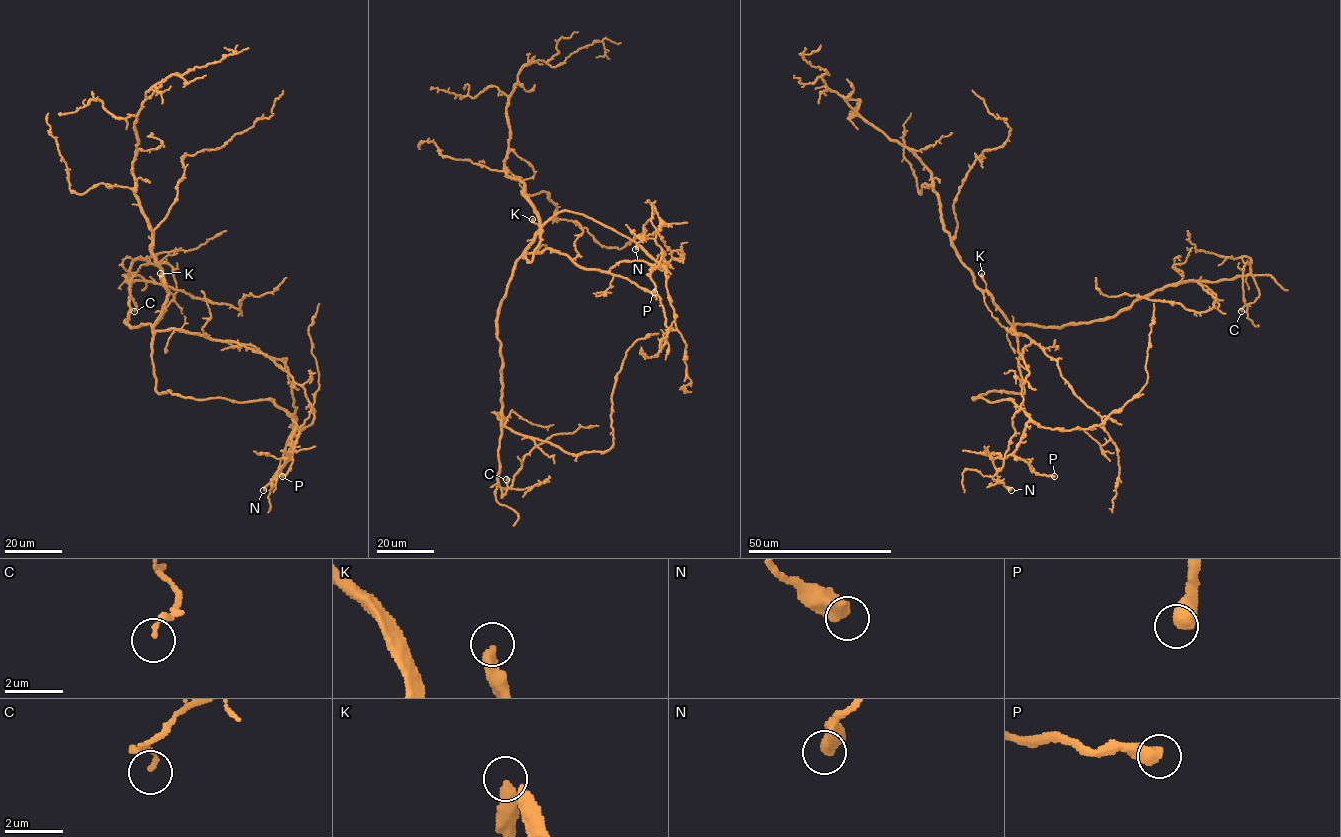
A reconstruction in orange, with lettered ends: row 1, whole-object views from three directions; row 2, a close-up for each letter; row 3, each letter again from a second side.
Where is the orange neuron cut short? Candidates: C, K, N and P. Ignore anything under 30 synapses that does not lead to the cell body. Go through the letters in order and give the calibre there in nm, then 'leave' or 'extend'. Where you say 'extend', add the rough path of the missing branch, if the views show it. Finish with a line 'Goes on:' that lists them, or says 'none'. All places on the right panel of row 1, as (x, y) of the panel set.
C: calibre 130 nm; leave
K: calibre 420 nm; leave
N: calibre 500 nm; leave
P: calibre 550 nm; extend; course (1054, 476), (1064, 482), (1066, 489), (1074, 486), (1090, 492), (1088, 486)
Goes on: P

